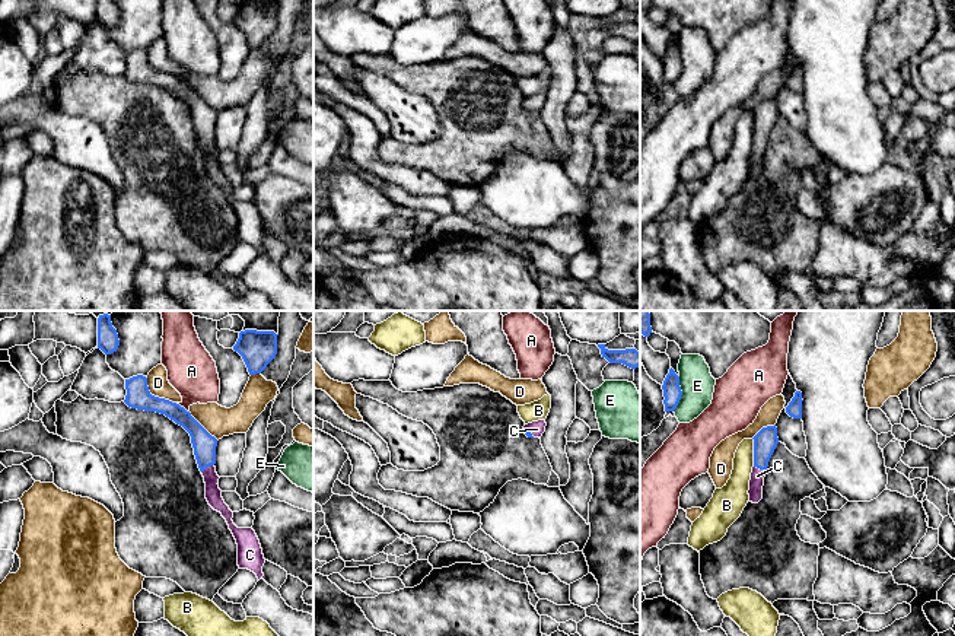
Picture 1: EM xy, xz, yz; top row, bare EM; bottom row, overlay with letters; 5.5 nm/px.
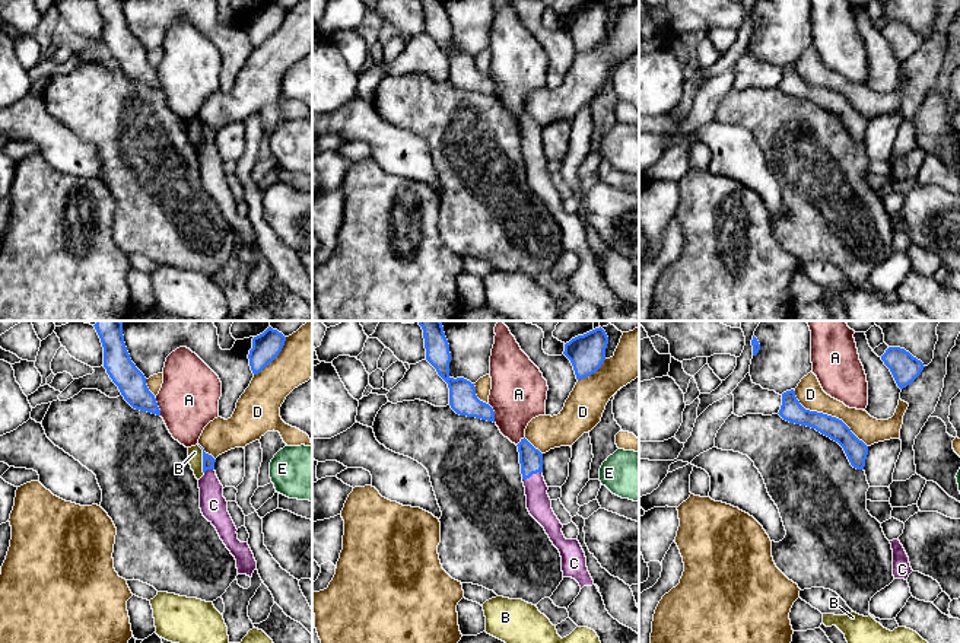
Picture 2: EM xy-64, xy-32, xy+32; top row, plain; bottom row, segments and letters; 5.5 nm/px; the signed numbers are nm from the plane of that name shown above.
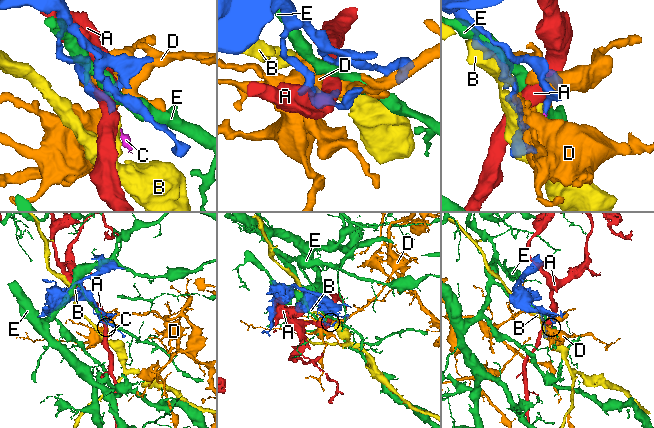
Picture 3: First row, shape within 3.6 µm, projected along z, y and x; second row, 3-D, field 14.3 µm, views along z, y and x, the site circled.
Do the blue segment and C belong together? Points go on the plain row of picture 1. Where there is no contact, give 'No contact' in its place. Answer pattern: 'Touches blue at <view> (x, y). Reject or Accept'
Touches blue at xy (207, 139). Accept

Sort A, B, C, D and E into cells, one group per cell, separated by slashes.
A / B / C / D / E

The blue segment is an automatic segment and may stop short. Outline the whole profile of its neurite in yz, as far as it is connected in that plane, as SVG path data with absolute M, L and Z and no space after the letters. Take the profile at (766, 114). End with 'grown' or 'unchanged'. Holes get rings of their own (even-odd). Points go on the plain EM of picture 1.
M763 101L754 111L754 140L749 153L749 174L758 177L763 172L763 159L768 134L779 117L777 101Z; grown

